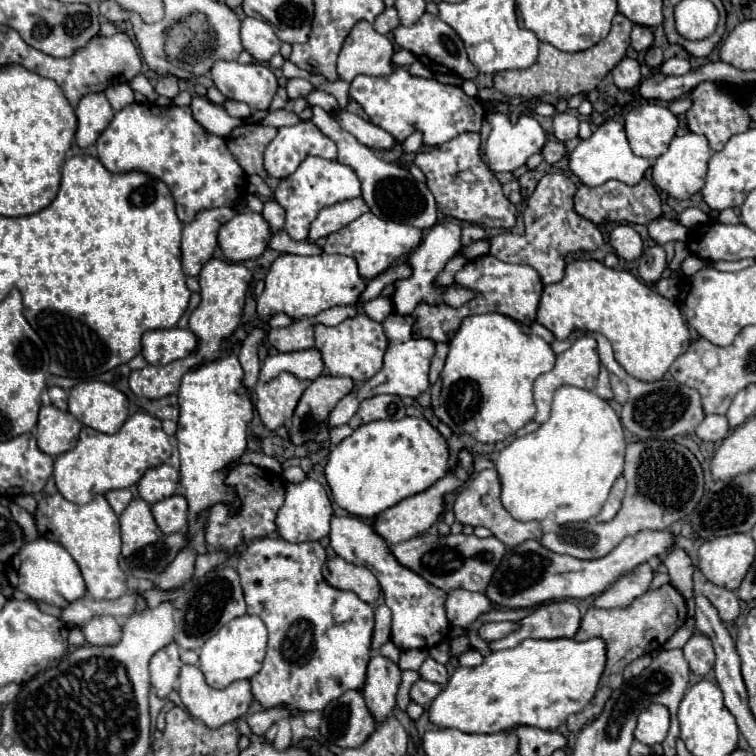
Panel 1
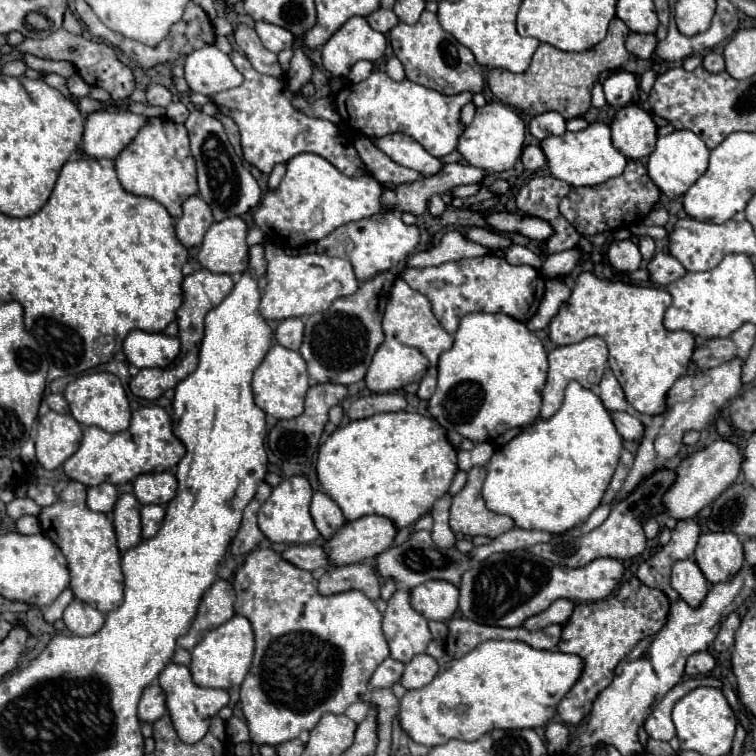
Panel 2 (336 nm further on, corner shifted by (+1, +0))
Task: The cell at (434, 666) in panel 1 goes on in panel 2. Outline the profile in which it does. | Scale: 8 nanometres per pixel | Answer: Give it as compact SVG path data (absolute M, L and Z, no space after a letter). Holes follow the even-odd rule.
M393 658L383 660L377 666L377 670L373 672L373 676L369 680L369 686L371 688L391 688L395 682L399 682L399 678L403 674L403 668L405 668L405 664L395 662Z

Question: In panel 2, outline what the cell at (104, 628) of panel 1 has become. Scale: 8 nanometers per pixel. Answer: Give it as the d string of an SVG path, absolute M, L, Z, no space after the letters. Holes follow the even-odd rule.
M71 600L71 604L65 608L63 612L63 622L65 626L77 634L77 636L89 636L89 634L95 634L103 622L105 622L105 616L91 608L89 604L81 602L81 600Z

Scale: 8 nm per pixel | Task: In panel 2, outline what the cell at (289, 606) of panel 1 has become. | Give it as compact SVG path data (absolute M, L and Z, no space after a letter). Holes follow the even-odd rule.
M255 548L247 556L245 564L241 566L241 570L237 570L237 574L233 578L233 588L235 588L235 594L237 594L235 614L245 616L251 622L253 632L255 632L255 656L253 656L253 664L251 664L249 674L245 676L243 684L241 684L241 704L243 704L243 714L245 714L245 720L247 720L253 744L257 744L257 746L263 746L263 744L279 746L283 742L289 742L289 740L297 738L299 732L313 730L315 724L319 722L319 718L323 714L327 714L327 712L331 712L331 714L343 714L349 704L359 702L369 692L369 678L375 672L375 668L389 656L389 646L387 646L387 640L385 640L385 636L381 632L381 612L375 608L373 600L369 600L363 592L349 590L349 592L341 592L341 594L333 594L333 596L321 596L317 592L317 580L309 572L291 566L289 562L285 562L281 558L279 552L275 552L271 548Z

